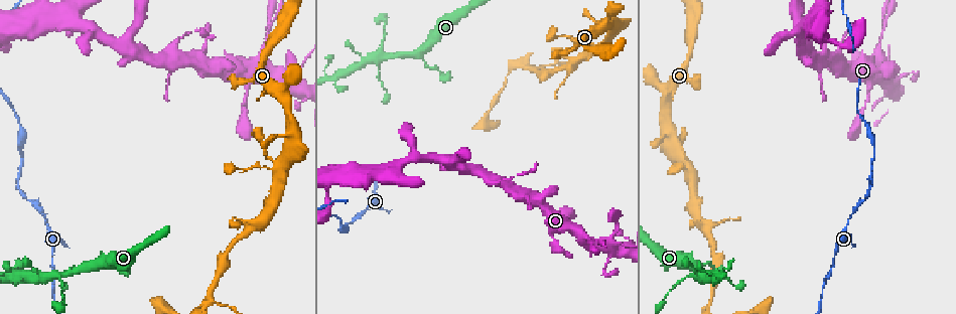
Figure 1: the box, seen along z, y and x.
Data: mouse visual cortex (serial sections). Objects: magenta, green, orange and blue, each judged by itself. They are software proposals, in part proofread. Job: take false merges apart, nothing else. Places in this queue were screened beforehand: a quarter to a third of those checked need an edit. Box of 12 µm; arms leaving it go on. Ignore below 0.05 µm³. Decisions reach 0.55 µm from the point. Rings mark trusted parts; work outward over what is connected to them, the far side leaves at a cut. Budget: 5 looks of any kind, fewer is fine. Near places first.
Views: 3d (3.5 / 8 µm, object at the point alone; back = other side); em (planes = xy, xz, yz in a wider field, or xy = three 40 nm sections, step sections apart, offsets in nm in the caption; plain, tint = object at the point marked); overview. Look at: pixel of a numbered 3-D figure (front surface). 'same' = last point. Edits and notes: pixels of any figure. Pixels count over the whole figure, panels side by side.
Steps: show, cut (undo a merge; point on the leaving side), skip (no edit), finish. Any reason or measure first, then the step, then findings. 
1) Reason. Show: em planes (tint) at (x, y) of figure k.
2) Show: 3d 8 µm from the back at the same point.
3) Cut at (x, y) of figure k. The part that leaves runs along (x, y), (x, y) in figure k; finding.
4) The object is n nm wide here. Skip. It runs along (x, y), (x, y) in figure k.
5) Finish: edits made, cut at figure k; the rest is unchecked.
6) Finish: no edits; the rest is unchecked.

Three arms meet. Show: em xy step 2 (tint) at (384, 57) of figure 1.

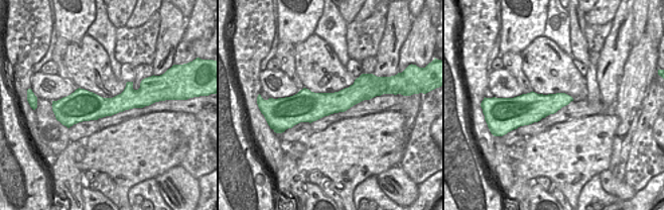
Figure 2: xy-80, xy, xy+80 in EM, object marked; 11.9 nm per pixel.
See where the arms go. Show: 3d 3.5 µm at the same point.

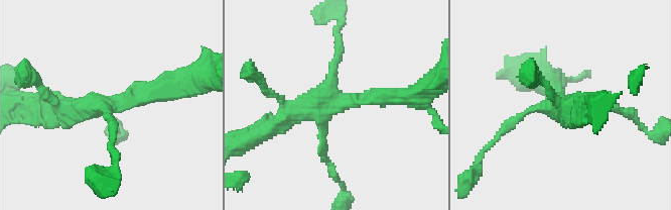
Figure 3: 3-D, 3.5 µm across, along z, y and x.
Skip. It runs along (61, 102), (68, 105), (148, 102) in figure 2; one cell here.

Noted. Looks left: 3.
A narrow waist. Show: 3d 8 µm from the back at (52, 264) of figure 1.

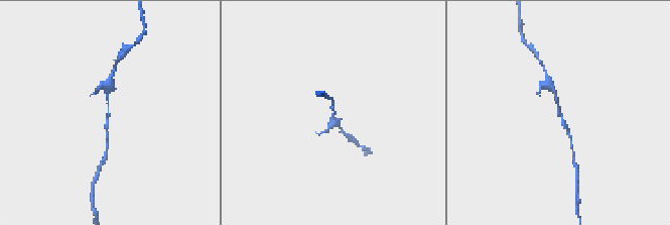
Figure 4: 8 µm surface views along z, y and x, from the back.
The arms are 150, 150 nm wide. Show: em planes (tint) at (334, 114) of figure 4.

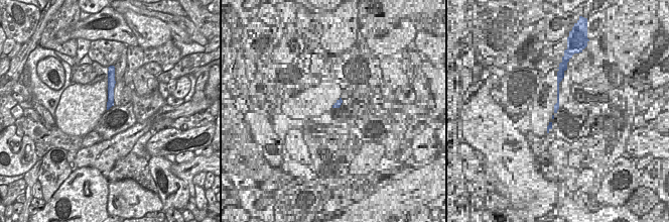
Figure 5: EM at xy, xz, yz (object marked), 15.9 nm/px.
Skip. It runs along (112, 78), (111, 101), (109, 105) in figure 5; all the same cell.

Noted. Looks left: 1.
Finish: no edits; the rest is unchecked.

